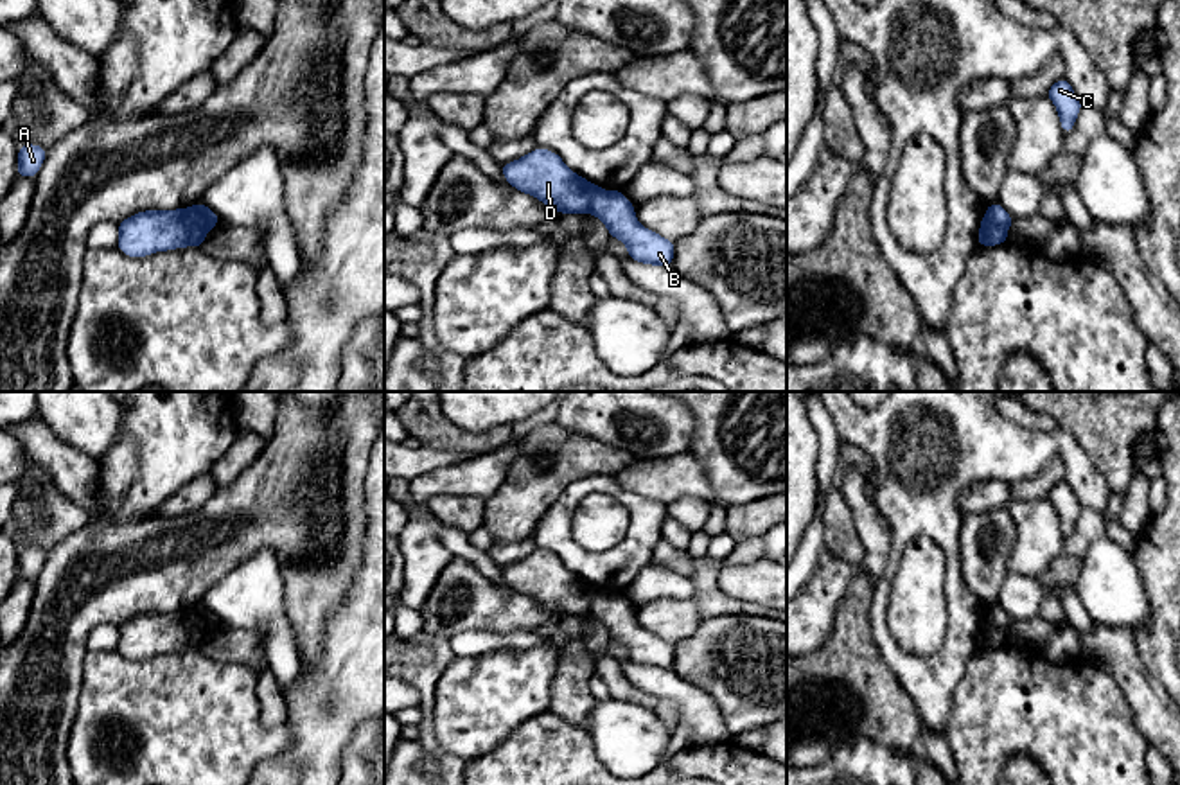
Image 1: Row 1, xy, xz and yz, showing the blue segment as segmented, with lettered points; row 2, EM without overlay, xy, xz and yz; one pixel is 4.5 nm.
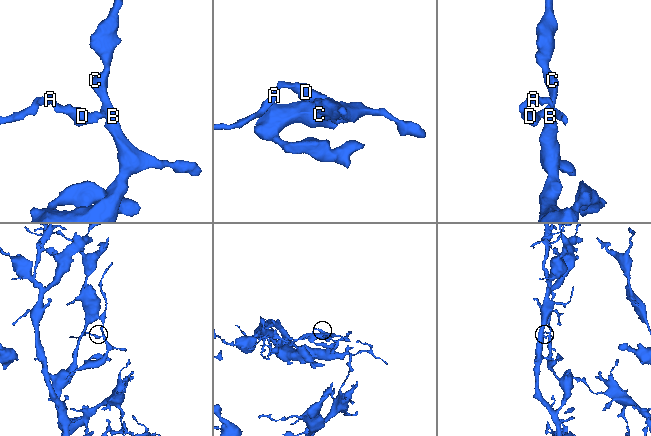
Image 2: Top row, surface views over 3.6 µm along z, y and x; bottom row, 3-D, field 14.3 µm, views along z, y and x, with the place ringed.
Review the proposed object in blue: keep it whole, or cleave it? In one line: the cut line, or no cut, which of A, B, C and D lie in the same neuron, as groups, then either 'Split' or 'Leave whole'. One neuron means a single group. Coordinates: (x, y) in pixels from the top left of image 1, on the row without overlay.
Split along xy (187, 611), (198, 626), (209, 631). Groups: A D / B C. Split

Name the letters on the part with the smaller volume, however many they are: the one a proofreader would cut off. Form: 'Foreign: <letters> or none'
Foreign: A, D

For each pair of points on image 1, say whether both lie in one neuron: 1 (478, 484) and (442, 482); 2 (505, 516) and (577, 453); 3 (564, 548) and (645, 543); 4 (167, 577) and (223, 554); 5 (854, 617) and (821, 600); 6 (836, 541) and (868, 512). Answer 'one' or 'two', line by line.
1: one
2: one
3: one
4: one
5: two
6: two

